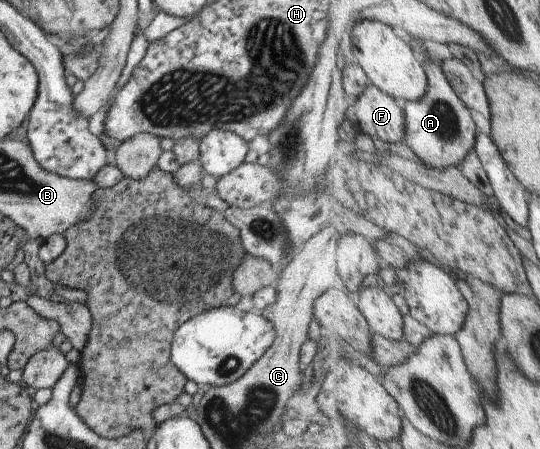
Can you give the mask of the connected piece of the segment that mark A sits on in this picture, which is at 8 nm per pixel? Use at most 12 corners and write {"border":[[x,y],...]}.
{"border":[[443,64],[405,101],[406,144],[429,167],[460,167],[479,133]]}

